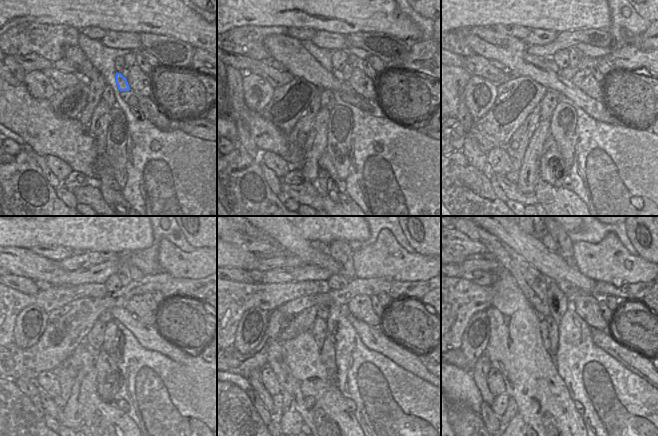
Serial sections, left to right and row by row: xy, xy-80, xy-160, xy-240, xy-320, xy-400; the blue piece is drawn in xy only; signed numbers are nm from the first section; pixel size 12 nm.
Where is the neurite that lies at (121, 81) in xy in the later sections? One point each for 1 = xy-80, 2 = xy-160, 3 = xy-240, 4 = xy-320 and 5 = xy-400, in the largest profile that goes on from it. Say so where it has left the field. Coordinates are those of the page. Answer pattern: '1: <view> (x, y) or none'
1: xy-80 (338, 74)
2: xy-160 (548, 62)
3: xy-240 (13, 302)
4: xy-320 (237, 297)
5: xy-400 (461, 298)

